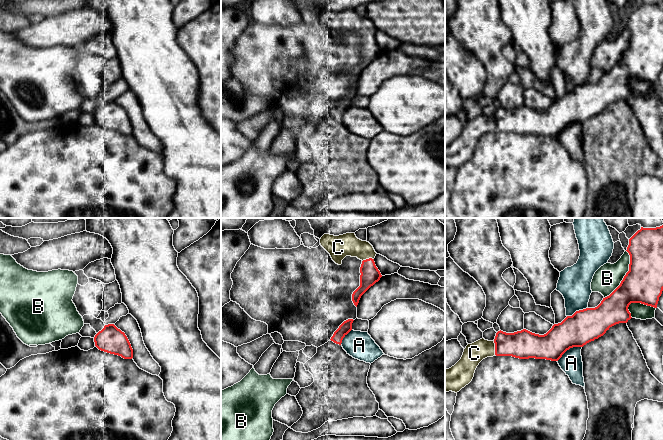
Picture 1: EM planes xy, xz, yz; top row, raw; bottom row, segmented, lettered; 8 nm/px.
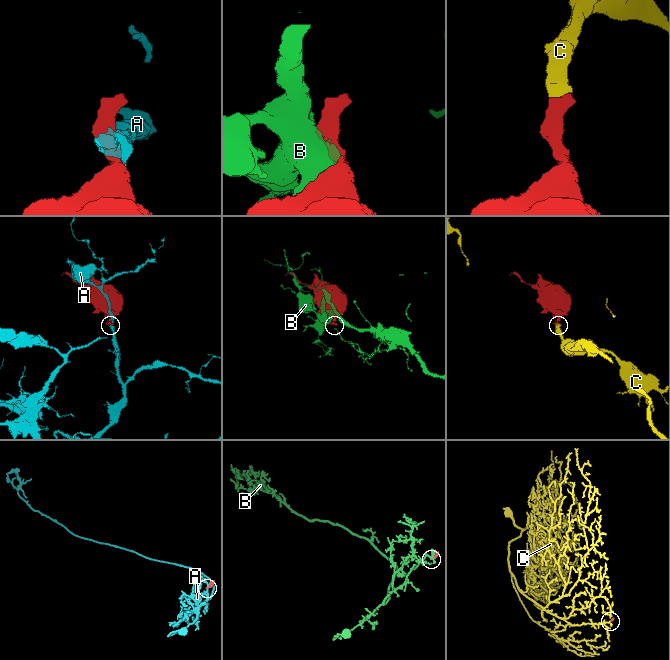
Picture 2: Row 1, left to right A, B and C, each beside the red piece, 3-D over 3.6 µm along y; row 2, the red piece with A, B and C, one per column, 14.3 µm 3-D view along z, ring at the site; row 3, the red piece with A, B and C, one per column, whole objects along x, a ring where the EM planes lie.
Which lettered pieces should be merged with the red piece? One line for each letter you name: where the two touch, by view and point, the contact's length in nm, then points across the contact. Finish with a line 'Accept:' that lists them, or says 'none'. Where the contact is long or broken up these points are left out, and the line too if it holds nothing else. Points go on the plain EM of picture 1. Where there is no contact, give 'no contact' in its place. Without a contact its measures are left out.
C: meets red in yz at (495, 124); contact 110 nm long; runs through yz (523, 120), (504, 120), (495, 124), (482, 124), (474, 129)
Accept: C

